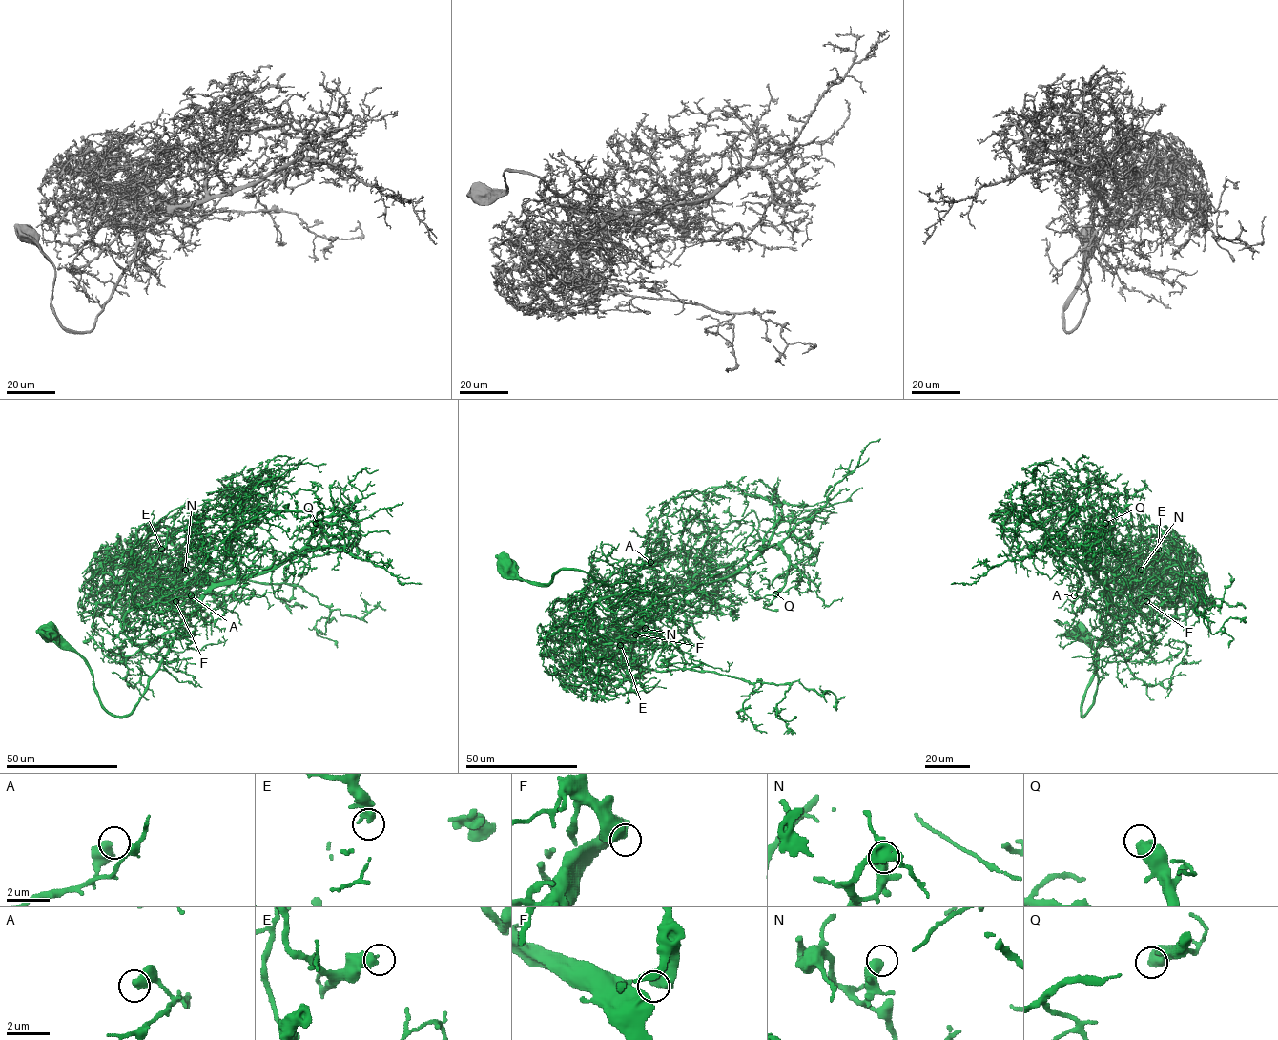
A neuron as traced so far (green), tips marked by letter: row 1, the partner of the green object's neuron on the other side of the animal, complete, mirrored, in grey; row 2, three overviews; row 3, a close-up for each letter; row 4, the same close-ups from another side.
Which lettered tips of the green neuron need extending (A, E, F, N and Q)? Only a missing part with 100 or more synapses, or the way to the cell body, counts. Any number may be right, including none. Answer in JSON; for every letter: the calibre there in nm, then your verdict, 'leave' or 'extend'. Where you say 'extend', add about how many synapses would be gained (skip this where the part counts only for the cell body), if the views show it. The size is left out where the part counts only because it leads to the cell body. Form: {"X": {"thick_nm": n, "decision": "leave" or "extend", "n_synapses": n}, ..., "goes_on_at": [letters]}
{"A": {"thick_nm": 600, "decision": "leave"}, "E": {"thick_nm": 340, "decision": "leave"}, "F": {"thick_nm": 550, "decision": "leave"}, "N": {"thick_nm": 360, "decision": "leave"}, "Q": {"thick_nm": 650, "decision": "extend", "n_synapses": 200}, "goes_on_at": ["Q"]}

